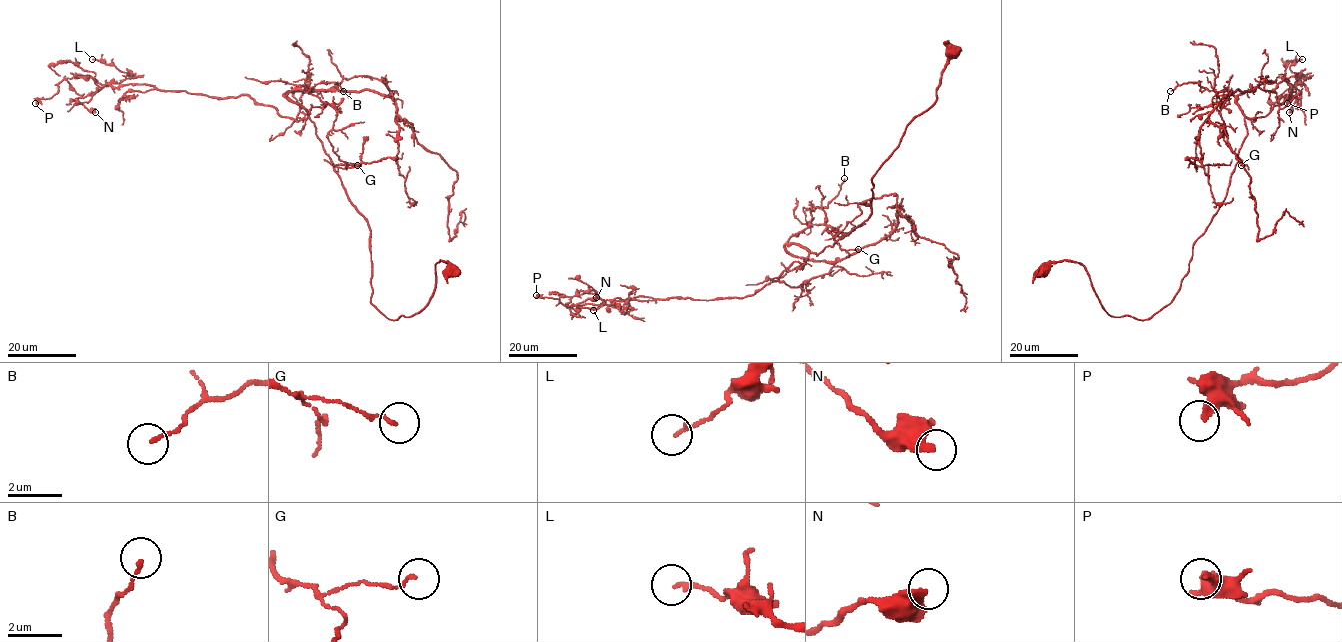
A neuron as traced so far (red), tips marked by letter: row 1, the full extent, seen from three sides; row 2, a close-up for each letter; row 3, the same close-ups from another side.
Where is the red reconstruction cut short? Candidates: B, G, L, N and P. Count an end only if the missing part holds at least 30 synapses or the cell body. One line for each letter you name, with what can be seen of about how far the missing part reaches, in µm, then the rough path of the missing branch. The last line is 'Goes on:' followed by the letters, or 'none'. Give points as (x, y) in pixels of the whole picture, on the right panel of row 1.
Goes on: none

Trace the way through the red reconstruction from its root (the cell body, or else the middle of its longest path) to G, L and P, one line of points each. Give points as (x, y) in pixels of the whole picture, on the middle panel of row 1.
G: (953, 51), (935, 102), (872, 177), (870, 216), (818, 255), (788, 240), (829, 225), (841, 249), (858, 249)
L: (953, 51), (848, 235), (748, 296), (593, 310)
P: (953, 51), (935, 102), (910, 122), (872, 177), (870, 216), (753, 294), (637, 296), (576, 309), (536, 295)

